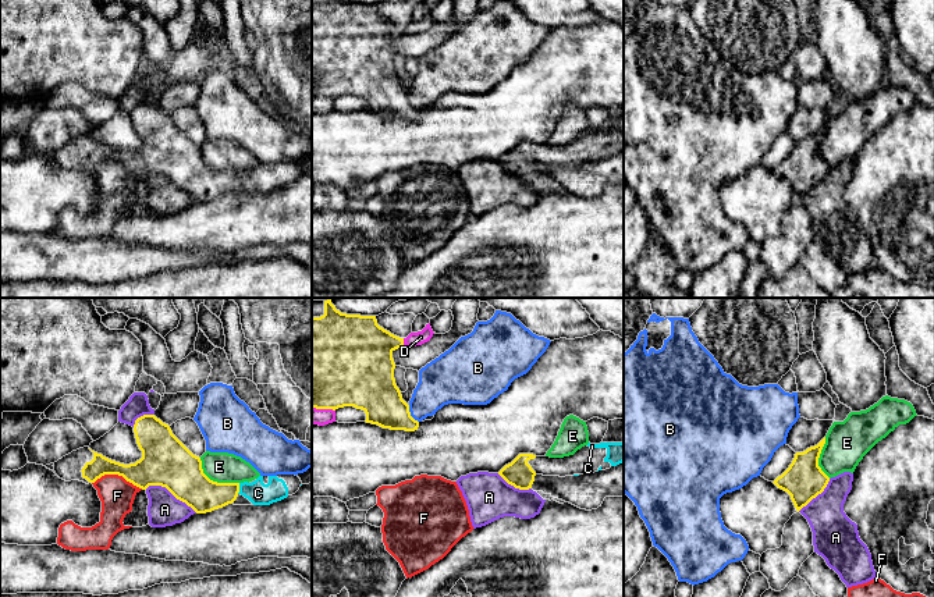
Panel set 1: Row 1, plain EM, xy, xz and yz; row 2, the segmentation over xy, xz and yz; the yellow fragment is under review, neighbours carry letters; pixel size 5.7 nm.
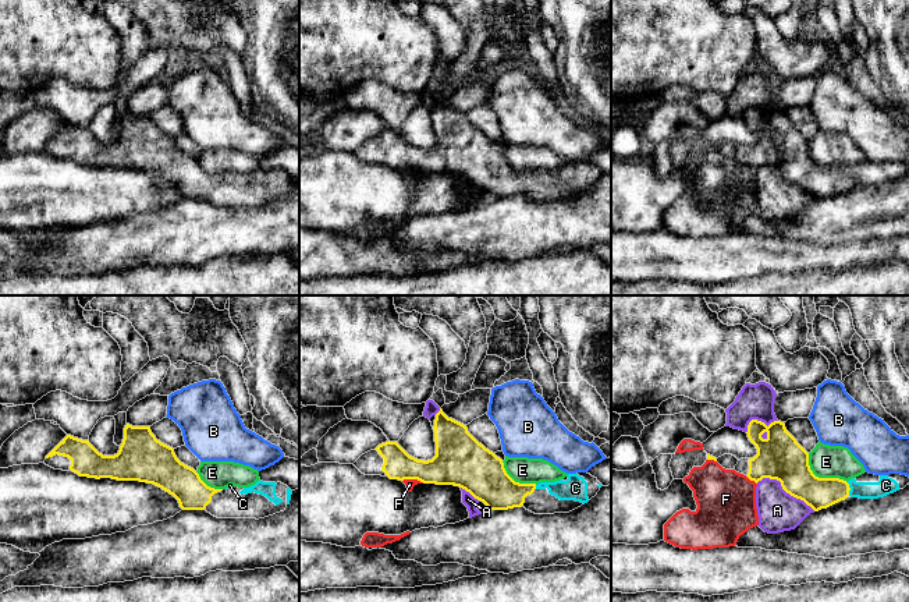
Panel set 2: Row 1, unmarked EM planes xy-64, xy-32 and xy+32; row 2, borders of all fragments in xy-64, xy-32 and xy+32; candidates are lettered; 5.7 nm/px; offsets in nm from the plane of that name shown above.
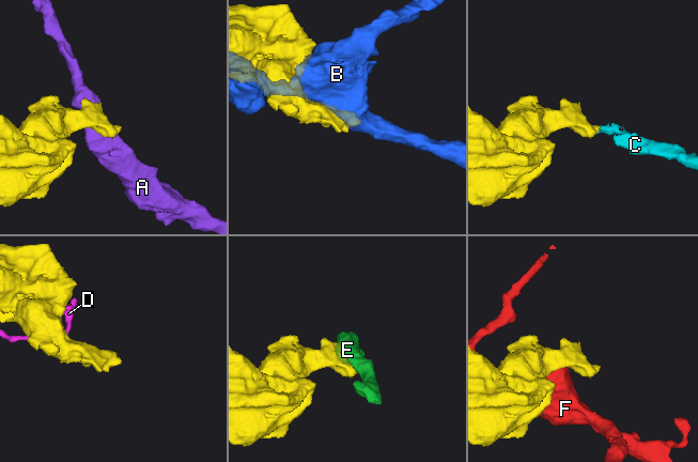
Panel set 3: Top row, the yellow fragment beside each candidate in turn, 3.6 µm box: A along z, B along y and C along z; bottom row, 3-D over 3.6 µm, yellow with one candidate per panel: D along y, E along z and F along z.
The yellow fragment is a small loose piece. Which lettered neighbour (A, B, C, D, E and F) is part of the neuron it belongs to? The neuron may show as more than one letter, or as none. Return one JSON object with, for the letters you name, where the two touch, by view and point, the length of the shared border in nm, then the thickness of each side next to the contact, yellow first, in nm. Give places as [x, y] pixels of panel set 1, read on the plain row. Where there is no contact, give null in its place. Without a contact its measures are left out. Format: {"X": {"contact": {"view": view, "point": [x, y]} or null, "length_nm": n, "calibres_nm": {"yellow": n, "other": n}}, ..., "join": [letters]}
{"C": {"contact": {"view": "xy", "point": [238, 177]}, "length_nm": 70, "calibres_nm": {"yellow": 200, "other": 140}}, "join": ["C"]}

